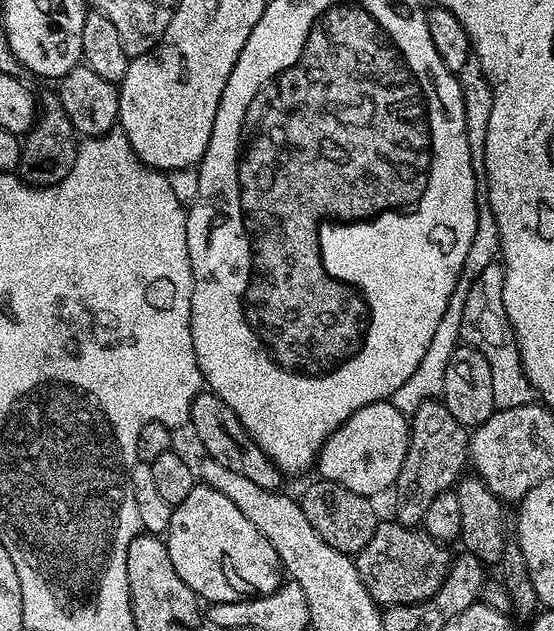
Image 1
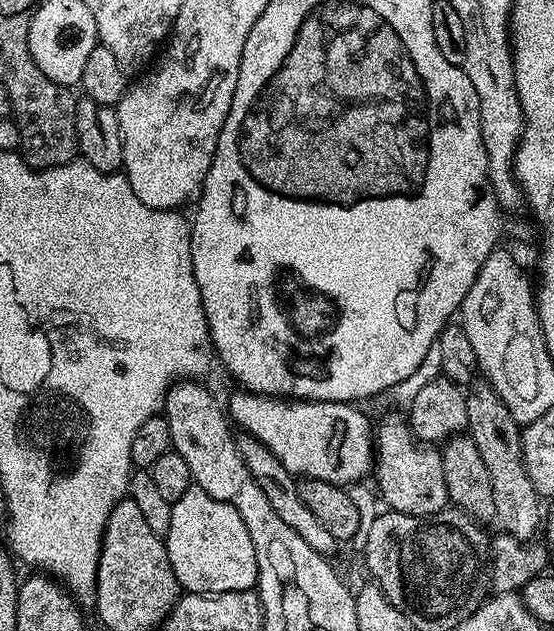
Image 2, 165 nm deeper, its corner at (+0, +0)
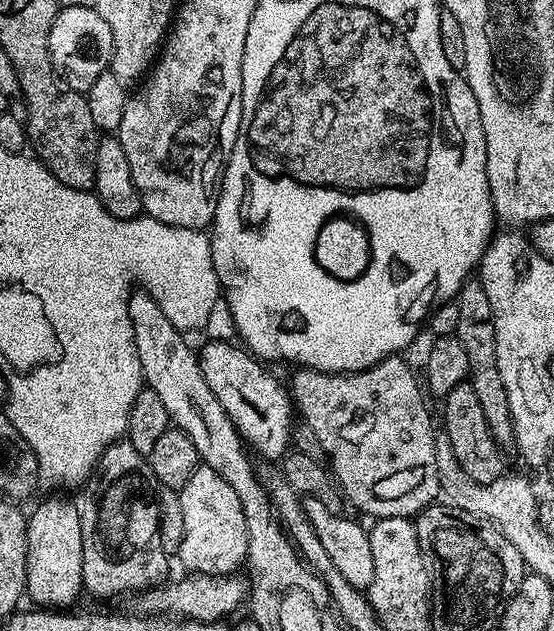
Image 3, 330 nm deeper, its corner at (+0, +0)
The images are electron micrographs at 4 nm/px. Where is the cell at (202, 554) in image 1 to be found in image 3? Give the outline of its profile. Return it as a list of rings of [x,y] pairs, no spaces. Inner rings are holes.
[[[201,467],[194,470],[190,482],[186,482],[184,488],[179,489],[182,502],[182,522],[185,531],[182,534],[182,546],[178,553],[178,560],[185,564],[189,573],[198,576],[230,576],[237,571],[236,568],[245,563],[248,558],[248,531],[246,530],[246,518],[242,514],[242,502],[238,502],[238,494],[234,489],[214,470]]]

